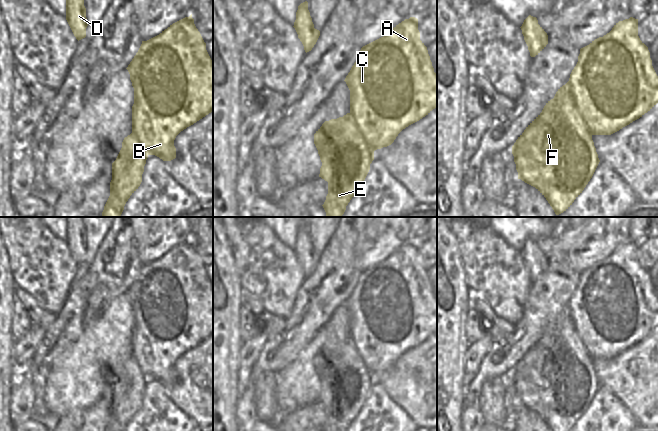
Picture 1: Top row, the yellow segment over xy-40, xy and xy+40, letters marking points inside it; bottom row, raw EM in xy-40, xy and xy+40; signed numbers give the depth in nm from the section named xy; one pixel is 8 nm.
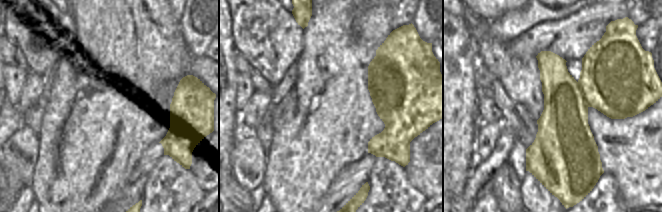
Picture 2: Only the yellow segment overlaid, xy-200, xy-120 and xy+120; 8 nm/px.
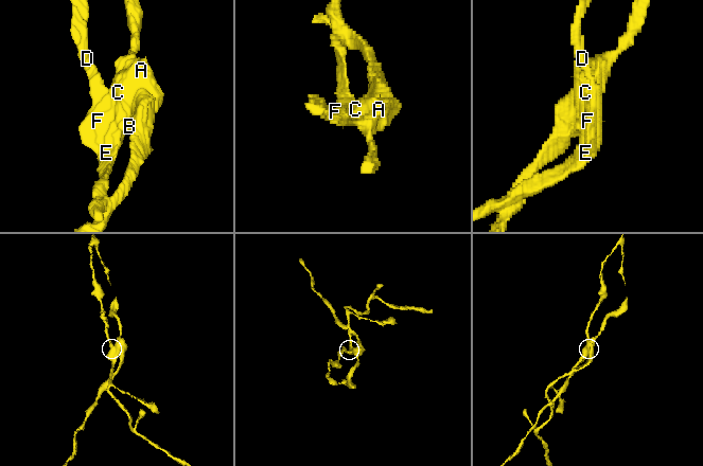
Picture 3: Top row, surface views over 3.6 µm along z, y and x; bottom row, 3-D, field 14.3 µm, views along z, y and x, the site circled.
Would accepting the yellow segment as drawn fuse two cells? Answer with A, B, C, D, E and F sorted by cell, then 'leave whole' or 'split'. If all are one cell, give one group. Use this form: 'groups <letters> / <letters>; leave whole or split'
groups A B C / D E F; split

